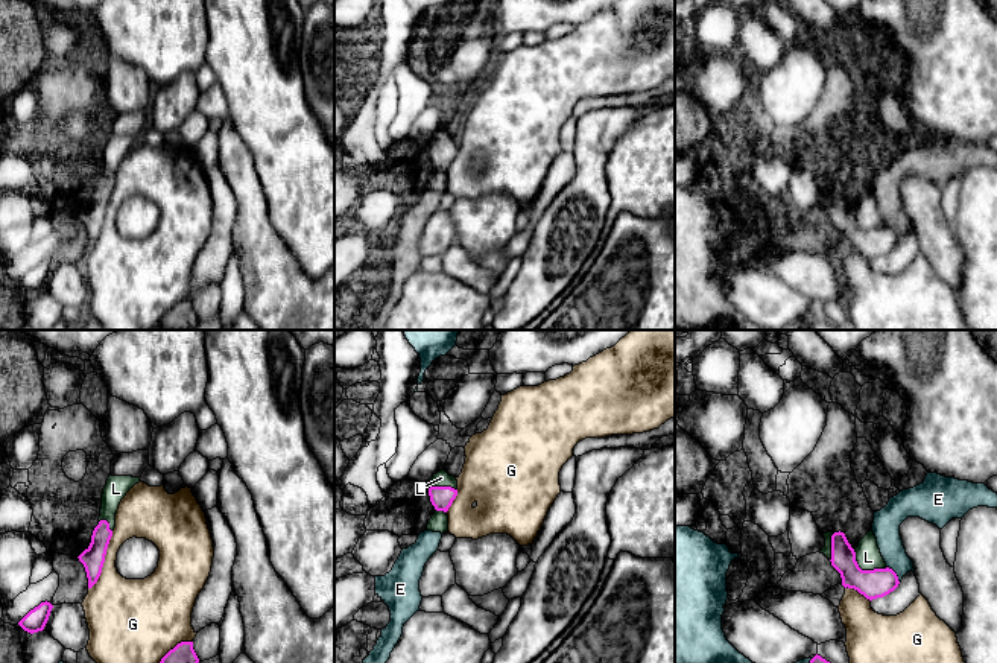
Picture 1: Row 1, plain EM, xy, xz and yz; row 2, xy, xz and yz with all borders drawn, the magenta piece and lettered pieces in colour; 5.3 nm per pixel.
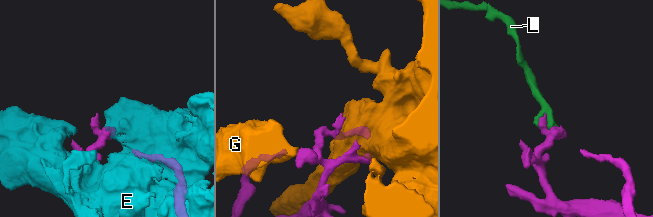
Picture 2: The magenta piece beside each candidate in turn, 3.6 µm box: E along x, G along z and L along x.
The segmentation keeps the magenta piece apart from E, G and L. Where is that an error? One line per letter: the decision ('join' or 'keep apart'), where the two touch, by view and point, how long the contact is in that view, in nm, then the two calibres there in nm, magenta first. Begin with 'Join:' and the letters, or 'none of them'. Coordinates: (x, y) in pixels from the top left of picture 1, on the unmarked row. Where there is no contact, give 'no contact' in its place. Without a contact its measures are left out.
Join: none of them
E: keep apart; meets magenta in yz at (895, 233); contact 120 nm long; 150 nm thick on the magenta side, 140 nm on the other
G: keep apart; meets magenta in xy at (104, 219); contact 340 nm long; 120 nm thick on the magenta side, 320 nm on the other
L: keep apart; meets magenta in yz at (865, 230); contact 200 nm long; 150 nm thick on the magenta side, 140 nm on the other

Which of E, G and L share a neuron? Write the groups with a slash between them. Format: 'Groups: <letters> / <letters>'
Groups: E / G / L

